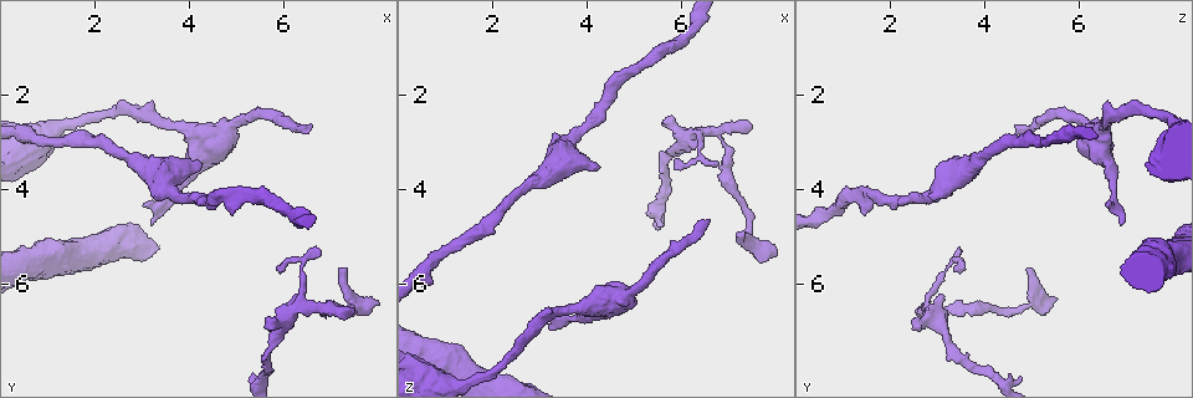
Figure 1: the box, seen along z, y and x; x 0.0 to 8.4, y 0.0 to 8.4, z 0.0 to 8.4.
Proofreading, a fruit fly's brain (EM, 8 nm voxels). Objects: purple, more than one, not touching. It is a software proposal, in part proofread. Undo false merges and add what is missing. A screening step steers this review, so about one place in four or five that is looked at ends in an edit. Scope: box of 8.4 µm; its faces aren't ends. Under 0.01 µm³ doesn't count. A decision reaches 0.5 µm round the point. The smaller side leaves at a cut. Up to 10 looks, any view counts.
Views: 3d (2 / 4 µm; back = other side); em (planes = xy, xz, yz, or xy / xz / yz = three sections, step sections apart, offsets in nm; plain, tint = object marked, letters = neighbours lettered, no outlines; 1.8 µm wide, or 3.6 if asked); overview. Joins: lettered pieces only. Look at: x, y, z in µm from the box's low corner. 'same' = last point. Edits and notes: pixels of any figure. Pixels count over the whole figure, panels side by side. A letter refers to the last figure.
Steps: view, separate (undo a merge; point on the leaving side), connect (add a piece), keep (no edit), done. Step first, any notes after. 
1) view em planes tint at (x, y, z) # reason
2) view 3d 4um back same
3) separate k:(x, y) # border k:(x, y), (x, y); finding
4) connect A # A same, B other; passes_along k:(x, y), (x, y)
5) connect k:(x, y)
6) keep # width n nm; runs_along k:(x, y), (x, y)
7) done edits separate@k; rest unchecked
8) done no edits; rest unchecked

view 3d 4um at (7.35, 5.65, 4.90) # free end

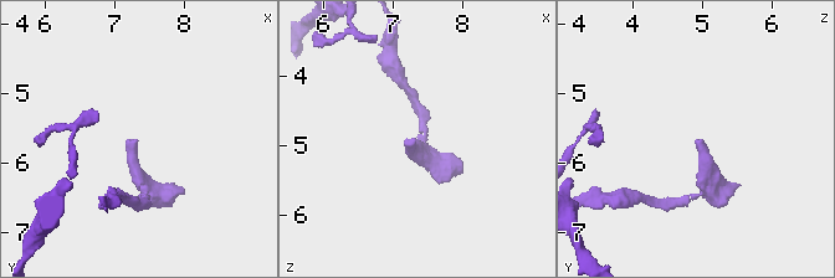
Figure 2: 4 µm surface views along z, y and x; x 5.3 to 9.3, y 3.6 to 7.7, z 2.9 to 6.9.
view em 3.6um planes letters at (7.35, 5.60, 4.90) # need the tissue

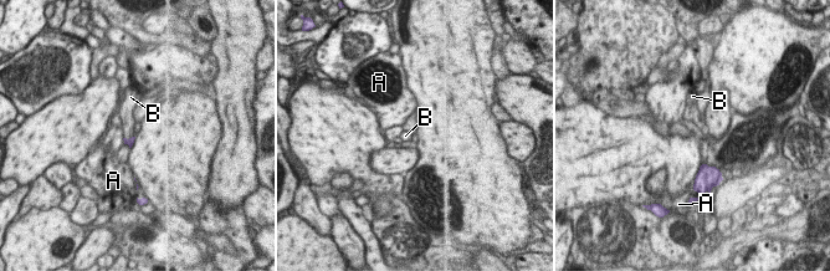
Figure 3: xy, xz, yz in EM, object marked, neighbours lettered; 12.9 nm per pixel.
connect B # longest_contact B 120 nm; A other, B same; the cell continues

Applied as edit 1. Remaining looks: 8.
view overview # redraw

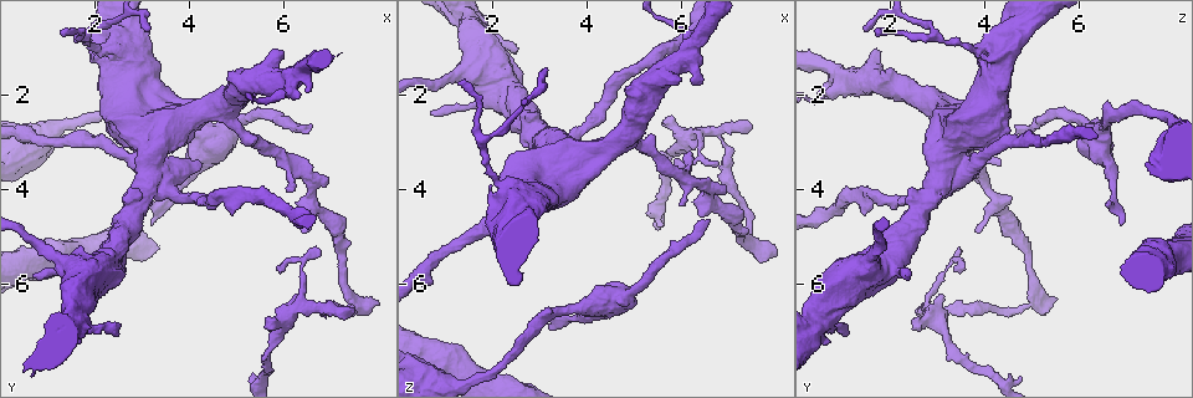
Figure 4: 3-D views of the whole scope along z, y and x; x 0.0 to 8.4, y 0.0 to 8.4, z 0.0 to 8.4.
view em planes tint at (3.95, 3.75, 6.70) # thick turns thin

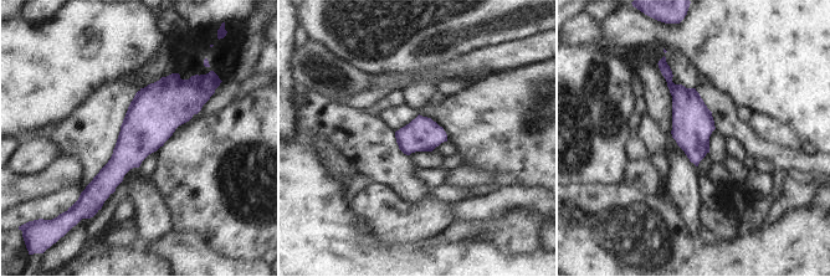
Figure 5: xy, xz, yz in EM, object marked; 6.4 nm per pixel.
view em planes letters same

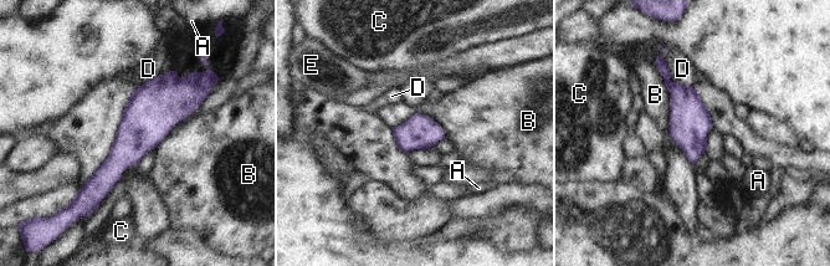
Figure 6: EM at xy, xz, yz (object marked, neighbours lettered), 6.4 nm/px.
keep # longest_contact B 460 nm; A other, B other, C other, D other, E other; one cell here

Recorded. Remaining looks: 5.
view 3d 4um at (5.70, 6.65, 2.60) # an open end

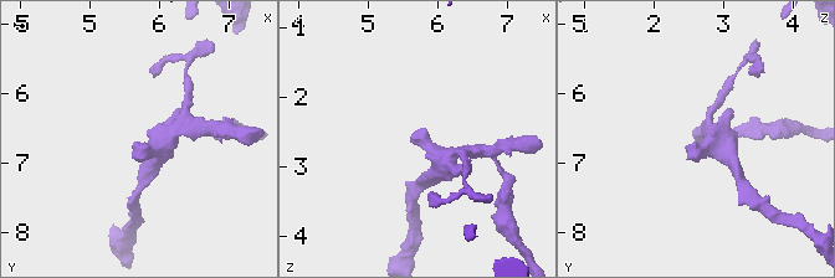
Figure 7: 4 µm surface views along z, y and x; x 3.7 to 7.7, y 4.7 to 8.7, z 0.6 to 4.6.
view em planes letters at (5.65, 6.70, 2.60)

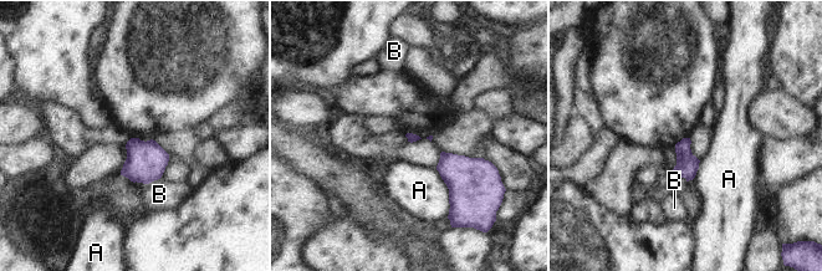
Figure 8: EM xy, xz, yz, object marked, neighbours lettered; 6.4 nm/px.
keep # longest_contact A 320 nm; A other, B other; border 8:(435, 168), (448, 189), (448, 215); none of them fits

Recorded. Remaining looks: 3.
view em 3.6um planes plain at (6.55, 2.65, 4.65) # long arm stops here

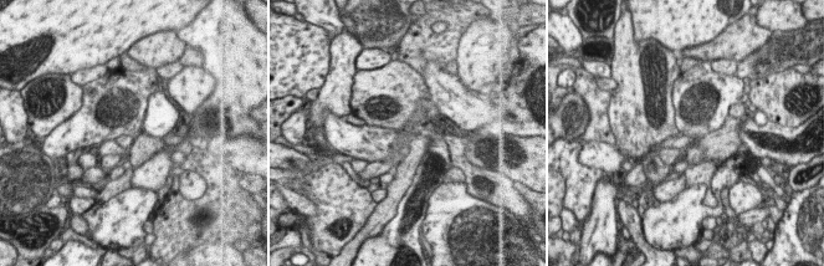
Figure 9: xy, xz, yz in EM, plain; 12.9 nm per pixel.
view em 3.6um planes letters same # what lies round it

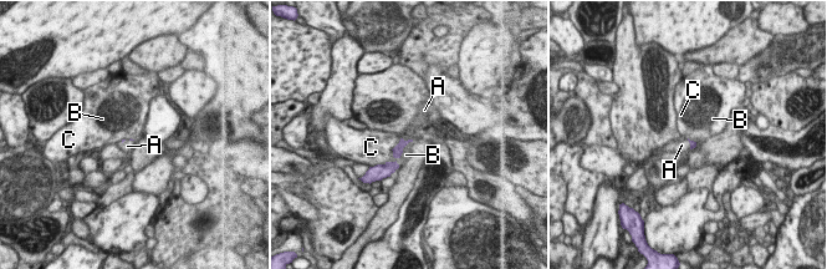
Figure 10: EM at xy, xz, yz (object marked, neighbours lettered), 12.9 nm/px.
connect A # A same, B other, C other; passes_along 10:(398, 150), (408, 140), (407, 135); it goes on there

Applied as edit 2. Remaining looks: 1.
done edits connect@3, connect@10; rest unchecked

